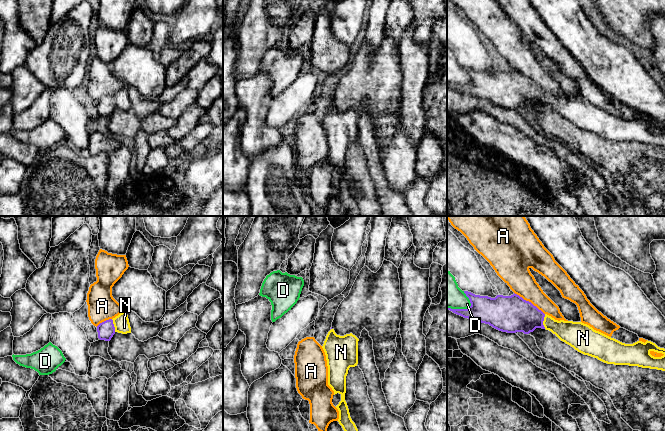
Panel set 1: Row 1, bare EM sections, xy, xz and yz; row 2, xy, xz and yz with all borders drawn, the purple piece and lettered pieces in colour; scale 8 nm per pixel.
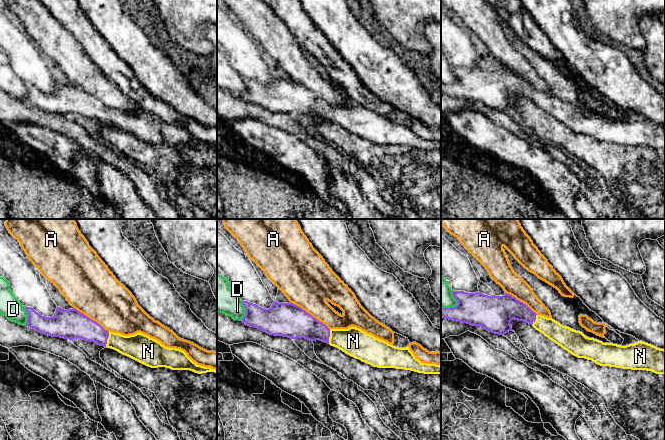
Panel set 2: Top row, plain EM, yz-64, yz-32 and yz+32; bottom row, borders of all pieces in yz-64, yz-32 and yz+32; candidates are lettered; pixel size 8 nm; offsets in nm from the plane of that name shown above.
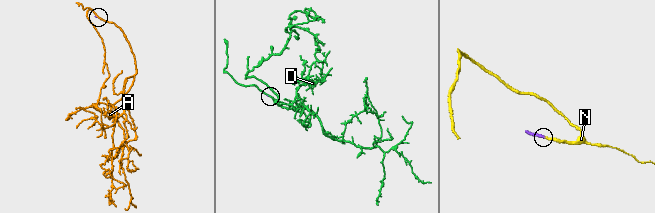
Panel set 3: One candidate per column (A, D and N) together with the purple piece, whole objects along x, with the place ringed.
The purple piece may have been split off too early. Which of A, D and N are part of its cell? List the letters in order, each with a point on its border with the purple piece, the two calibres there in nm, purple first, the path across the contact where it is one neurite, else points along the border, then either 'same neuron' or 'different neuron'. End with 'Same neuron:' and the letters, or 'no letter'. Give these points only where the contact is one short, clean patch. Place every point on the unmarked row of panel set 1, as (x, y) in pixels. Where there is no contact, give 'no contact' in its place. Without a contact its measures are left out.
A: contact yz (528, 77); calibres 300 and 220 nm; different neuron
D: contact yz (459, 85); calibres 220 and 220 nm; different neuron
N: contact yz (543, 96); calibres 300 and 180 nm; way yz (513, 90), (543, 96), (570, 108); same neuron
Same neuron: N

